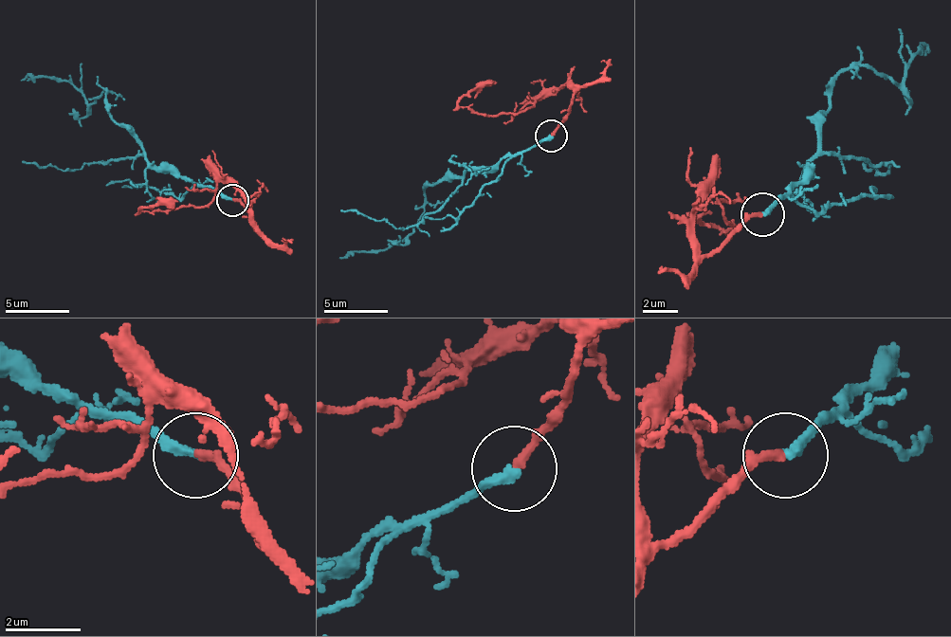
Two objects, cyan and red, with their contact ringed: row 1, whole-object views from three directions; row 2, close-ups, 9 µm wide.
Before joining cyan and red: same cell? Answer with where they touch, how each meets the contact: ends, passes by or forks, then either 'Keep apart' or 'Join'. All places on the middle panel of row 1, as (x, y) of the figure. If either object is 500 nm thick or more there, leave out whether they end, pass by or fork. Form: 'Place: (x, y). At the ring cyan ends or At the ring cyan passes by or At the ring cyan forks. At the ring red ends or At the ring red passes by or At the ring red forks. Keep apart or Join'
Place: (551, 136). At the ring cyan ends. At the ring red ends. Join

